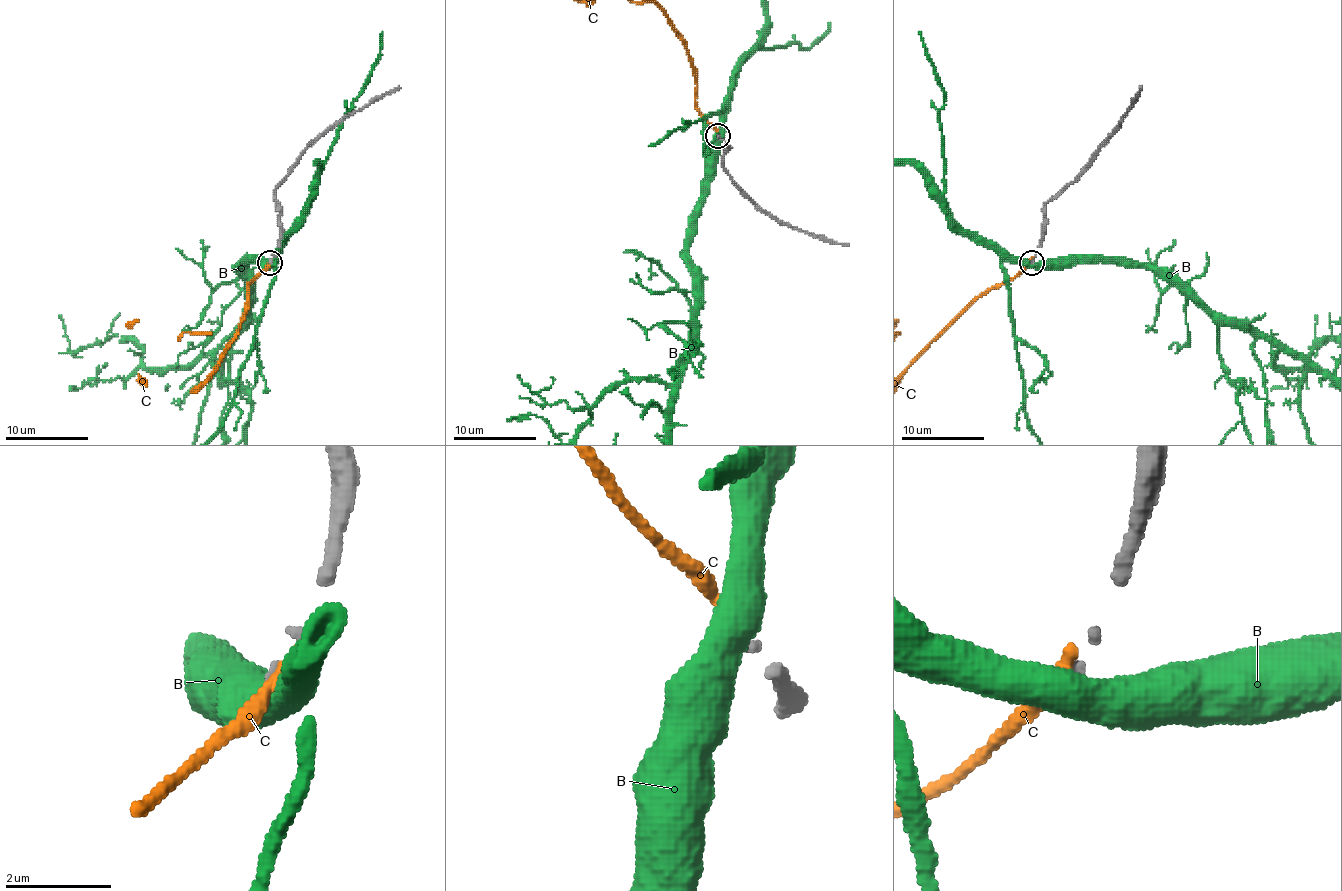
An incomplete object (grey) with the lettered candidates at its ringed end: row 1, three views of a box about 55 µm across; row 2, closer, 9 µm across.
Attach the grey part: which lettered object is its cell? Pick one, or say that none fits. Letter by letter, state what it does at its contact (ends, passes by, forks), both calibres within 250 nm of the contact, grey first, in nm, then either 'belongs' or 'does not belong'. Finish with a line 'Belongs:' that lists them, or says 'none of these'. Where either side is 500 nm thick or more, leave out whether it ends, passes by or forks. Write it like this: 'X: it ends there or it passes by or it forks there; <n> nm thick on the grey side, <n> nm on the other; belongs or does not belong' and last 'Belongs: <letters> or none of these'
B: 170 nm thick on the grey side, 600 nm on the other; does not belong
C: it ends there; 170 nm thick on the grey side, 300 nm on the other; does not belong
Belongs: none of these

